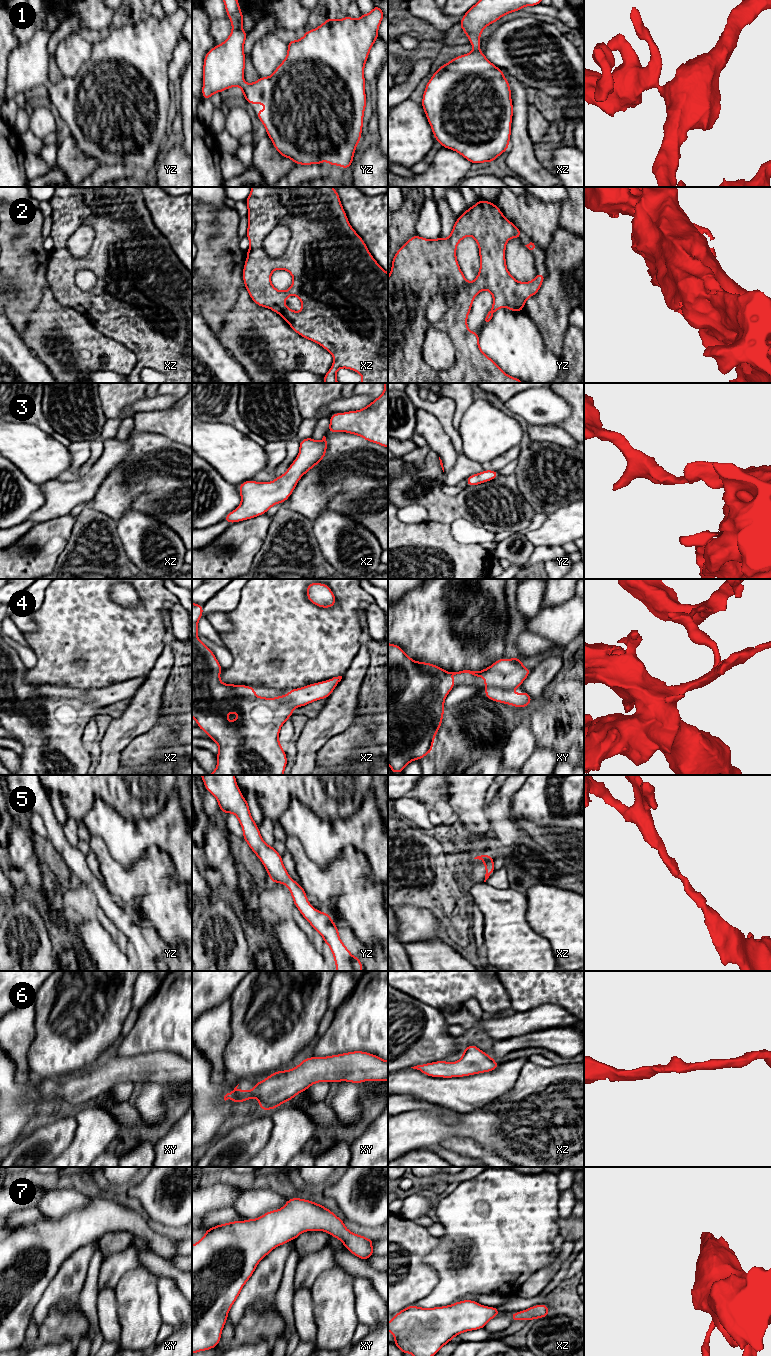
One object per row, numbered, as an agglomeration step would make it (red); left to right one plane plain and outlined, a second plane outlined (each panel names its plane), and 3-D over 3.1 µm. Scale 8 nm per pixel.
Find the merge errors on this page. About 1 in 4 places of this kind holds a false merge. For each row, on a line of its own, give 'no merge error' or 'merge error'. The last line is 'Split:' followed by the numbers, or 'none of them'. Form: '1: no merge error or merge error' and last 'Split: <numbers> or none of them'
1: no merge error
2: merge error
3: no merge error
4: no merge error
5: no merge error
6: no merge error
7: no merge error
Split: 2

